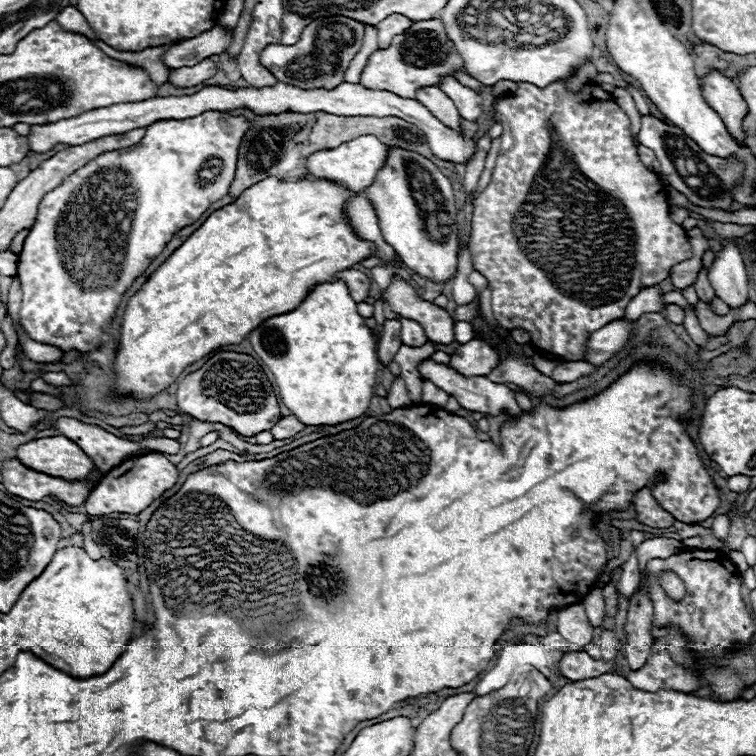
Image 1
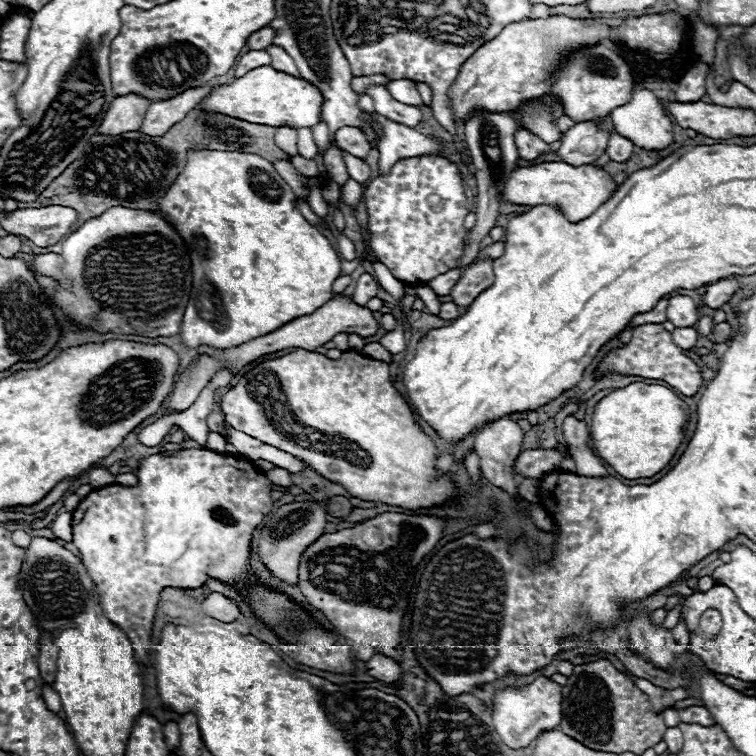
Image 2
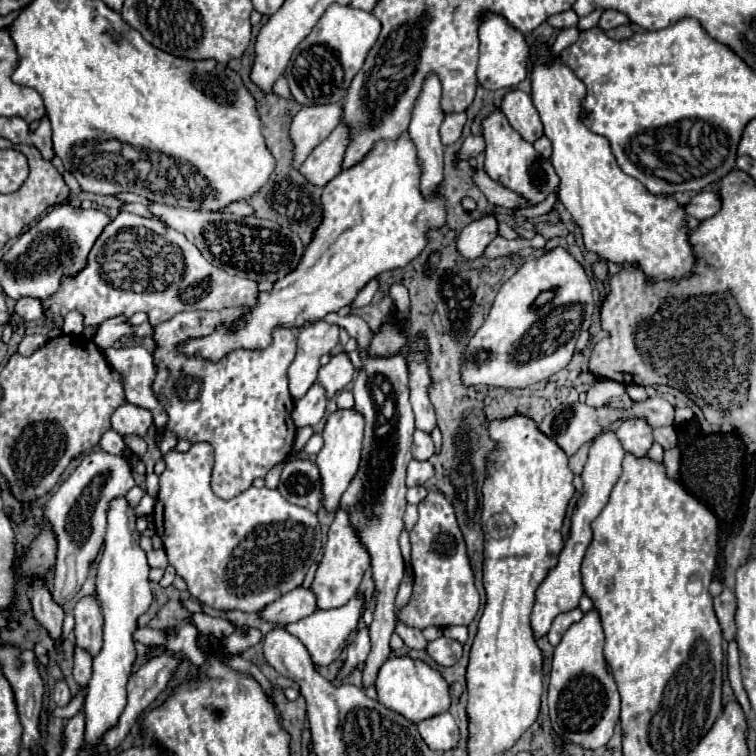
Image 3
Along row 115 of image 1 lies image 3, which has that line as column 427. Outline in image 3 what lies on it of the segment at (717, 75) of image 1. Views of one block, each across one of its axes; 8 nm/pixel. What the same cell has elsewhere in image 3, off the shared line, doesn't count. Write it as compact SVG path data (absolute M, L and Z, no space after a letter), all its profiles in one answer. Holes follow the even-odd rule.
M448 712L426 718L426 720L418 722L416 728L430 750L444 752L458 744L458 726Z

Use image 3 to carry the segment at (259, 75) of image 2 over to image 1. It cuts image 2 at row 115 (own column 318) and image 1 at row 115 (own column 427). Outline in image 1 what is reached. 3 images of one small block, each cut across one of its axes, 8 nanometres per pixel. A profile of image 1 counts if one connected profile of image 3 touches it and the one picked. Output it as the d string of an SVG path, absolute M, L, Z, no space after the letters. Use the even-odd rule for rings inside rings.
M214 110L186 120L158 120L148 126L138 144L102 152L48 192L18 254L18 280L22 284L20 322L28 336L62 352L94 350L102 342L102 328L114 316L122 294L144 274L164 244L180 228L196 222L210 204L228 194L236 172L238 146L248 128L250 120L246 116Z

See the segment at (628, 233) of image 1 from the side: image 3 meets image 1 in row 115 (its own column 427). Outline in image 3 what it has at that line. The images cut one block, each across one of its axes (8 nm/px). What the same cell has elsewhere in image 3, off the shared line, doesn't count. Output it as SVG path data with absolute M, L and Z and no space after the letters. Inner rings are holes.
M438 490L428 492L428 496L418 504L418 522L414 524L410 532L410 544L412 544L412 568L414 568L414 596L410 604L406 606L406 612L400 612L400 620L406 622L408 626L414 628L426 628L426 626L436 626L436 628L446 628L452 624L464 624L468 626L474 616L478 614L480 608L480 594L474 586L474 572L470 568L468 556L466 556L466 544L464 538L460 536L460 528L454 516L452 504L446 500L444 494Z

